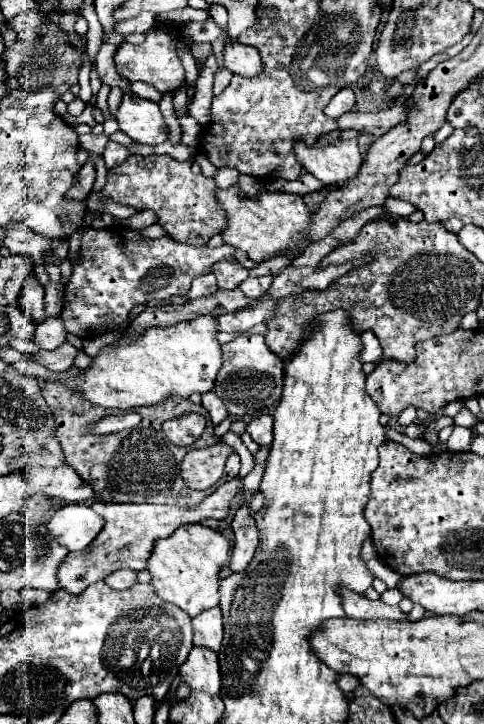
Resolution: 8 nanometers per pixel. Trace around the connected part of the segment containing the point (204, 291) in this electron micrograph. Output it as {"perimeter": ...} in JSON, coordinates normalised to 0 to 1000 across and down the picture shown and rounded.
{"perimeter":[[[426,376],[426,378],[409,381],[409,384],[397,390],[397,398],[393,398],[393,403],[384,406],[384,412],[397,414],[397,412],[413,412],[413,409],[434,409],[434,406],[442,406],[446,401],[450,401],[450,395],[446,395],[446,378],[442,378],[442,376]]]}

